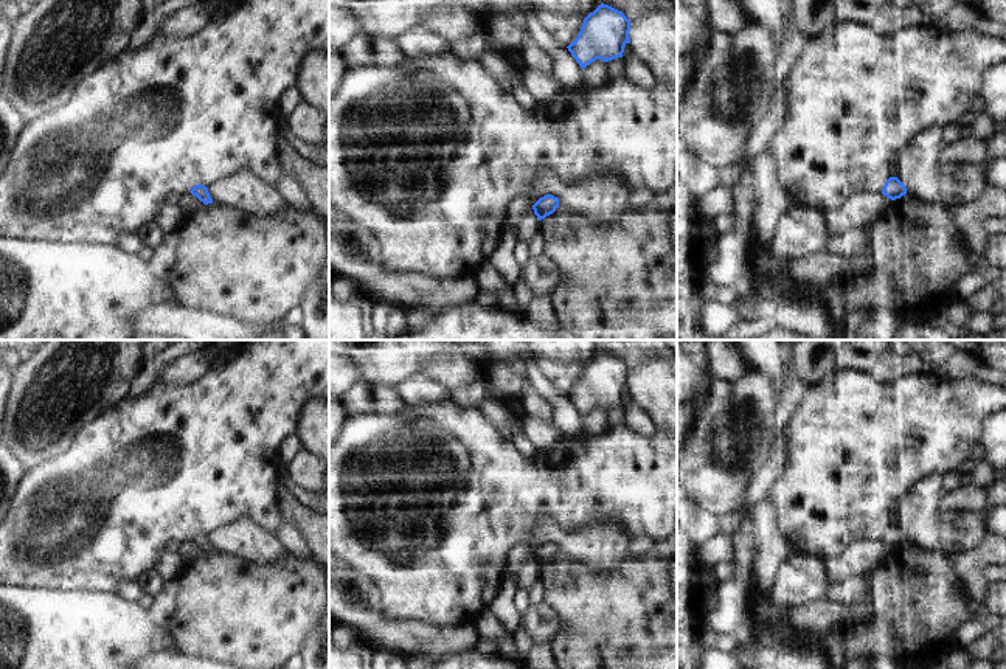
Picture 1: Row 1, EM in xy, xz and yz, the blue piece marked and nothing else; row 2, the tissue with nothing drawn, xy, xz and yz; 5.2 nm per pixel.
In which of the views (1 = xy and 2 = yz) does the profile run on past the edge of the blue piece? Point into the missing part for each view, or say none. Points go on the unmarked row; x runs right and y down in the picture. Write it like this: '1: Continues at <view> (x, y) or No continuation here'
1: No continuation here
2: No continuation here.

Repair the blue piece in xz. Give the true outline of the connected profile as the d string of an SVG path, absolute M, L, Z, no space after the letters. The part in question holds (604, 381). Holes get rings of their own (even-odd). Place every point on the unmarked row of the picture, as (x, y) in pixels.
M601 351L582 371L578 385L567 394L584 418L601 407L623 405L629 386L630 368L618 357Z

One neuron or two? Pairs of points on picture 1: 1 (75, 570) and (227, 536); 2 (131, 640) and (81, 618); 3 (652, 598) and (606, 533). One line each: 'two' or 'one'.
1: two
2: one
3: two

